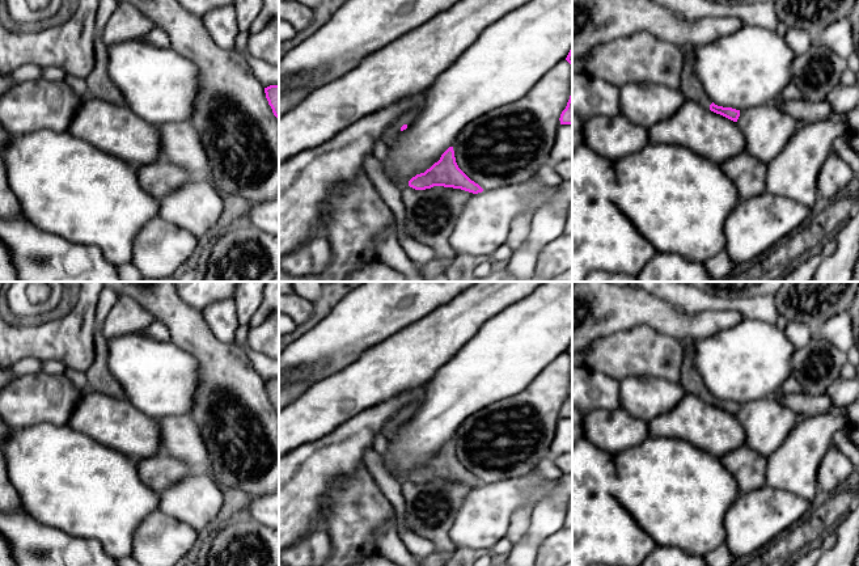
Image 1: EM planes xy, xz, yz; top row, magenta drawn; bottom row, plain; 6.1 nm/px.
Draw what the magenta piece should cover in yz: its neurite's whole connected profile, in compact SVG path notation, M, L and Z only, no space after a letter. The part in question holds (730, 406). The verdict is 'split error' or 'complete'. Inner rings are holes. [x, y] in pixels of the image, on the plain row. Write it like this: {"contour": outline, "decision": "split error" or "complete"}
{"contour": "M681 339L682 346L682 367L681 367L681 385L686 393L694 394L703 400L706 404L711 404L716 407L720 407L733 415L737 415L740 410L740 404L732 401L723 401L715 398L707 387L704 385L697 367L695 360L695 345L697 339Z", "decision": "split error"}

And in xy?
{"contour": "M270 379L265 381L265 387L274 409L279 414L279 379Z", "decision": "complete"}

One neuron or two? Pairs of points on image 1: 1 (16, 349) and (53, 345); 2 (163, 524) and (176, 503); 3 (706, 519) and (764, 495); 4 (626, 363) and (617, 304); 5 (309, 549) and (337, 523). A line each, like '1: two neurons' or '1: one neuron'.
1: one neuron
2: two neurons
3: two neurons
4: two neurons
5: two neurons

